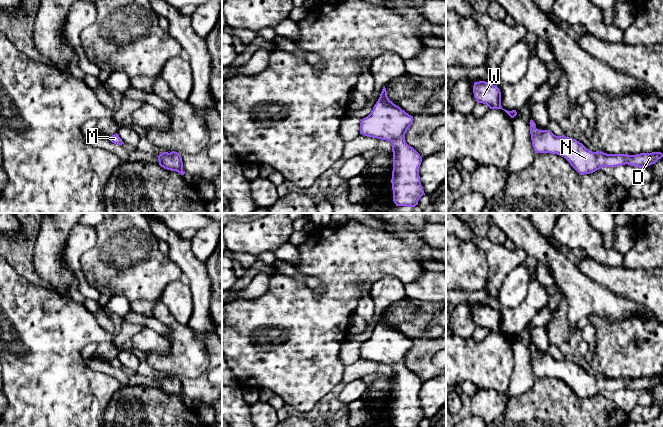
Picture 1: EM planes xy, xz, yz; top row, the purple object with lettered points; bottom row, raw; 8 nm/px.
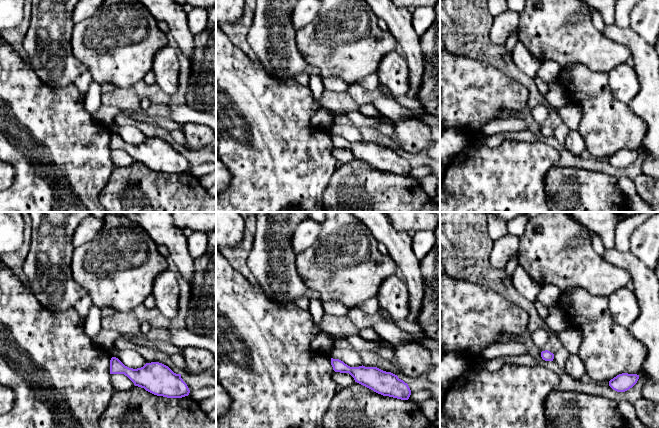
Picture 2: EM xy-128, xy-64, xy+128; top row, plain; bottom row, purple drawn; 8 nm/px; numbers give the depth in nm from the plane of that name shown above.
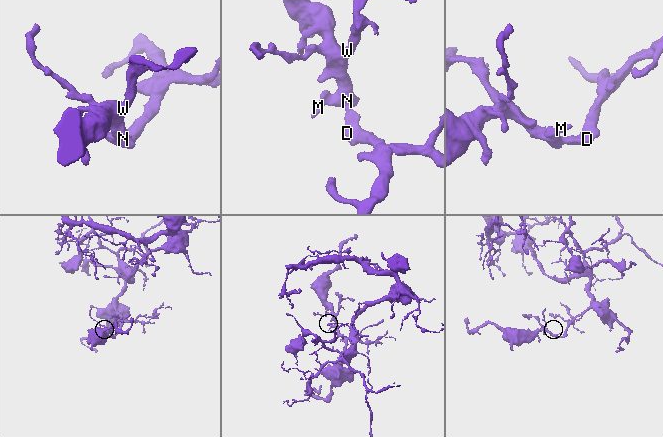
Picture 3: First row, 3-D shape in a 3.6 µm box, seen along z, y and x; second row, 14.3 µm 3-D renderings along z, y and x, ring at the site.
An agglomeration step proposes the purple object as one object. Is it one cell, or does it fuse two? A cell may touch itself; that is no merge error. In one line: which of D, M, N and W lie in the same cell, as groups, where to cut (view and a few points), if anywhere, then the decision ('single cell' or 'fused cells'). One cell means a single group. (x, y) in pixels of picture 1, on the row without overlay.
D M N W; no cut; single cell

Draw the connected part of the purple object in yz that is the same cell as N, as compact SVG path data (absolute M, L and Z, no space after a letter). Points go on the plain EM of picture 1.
M532 343L529 348L535 377L560 379L581 399L593 397L602 391L617 391L625 388L639 392L648 391L663 381L661 376L636 379L592 376L576 363L565 359L556 360L550 354L537 353Z

